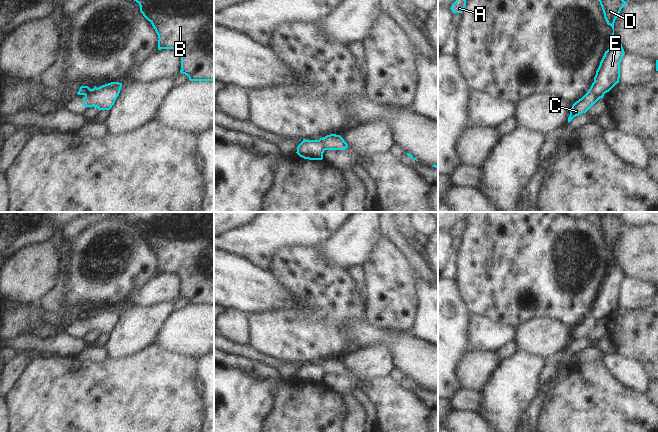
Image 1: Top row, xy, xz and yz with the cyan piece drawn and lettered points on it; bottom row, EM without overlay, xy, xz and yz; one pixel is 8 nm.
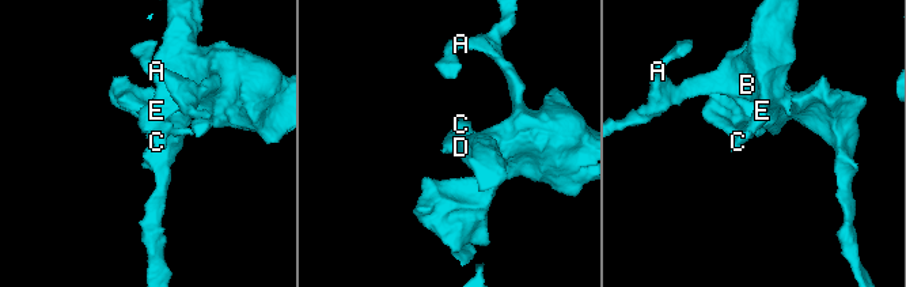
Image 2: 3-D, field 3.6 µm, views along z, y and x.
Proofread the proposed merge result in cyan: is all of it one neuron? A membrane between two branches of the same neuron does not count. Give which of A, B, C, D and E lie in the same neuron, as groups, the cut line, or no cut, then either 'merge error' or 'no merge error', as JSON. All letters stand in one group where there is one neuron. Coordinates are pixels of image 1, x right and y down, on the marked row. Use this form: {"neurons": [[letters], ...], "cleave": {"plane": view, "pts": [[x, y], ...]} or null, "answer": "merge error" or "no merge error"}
{"neurons": [["A", "B", "D", "E"], ["C"]], "cleave": {"plane": "xy", "pts": [[98, 88], [85, 96]]}, "answer": "merge error"}

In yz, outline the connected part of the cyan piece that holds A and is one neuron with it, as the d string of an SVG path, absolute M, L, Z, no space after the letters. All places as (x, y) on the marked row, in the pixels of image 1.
M456 0L452 6L451 6L451 10L452 12L455 13L462 13L464 8L466 6L466 0Z

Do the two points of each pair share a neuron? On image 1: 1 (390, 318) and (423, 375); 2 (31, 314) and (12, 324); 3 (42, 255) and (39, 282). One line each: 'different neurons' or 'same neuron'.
1: different neurons
2: same neuron
3: same neuron

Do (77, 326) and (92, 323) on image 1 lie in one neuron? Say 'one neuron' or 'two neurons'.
one neuron

